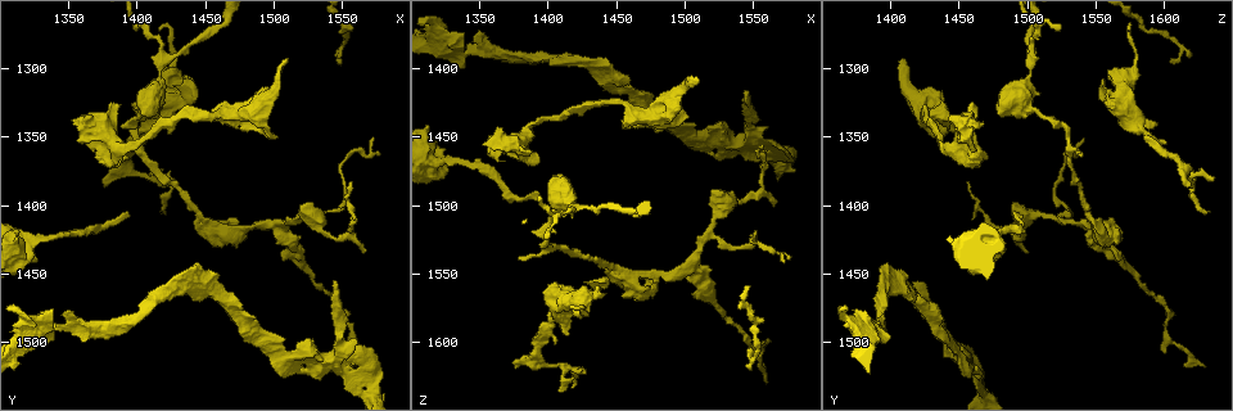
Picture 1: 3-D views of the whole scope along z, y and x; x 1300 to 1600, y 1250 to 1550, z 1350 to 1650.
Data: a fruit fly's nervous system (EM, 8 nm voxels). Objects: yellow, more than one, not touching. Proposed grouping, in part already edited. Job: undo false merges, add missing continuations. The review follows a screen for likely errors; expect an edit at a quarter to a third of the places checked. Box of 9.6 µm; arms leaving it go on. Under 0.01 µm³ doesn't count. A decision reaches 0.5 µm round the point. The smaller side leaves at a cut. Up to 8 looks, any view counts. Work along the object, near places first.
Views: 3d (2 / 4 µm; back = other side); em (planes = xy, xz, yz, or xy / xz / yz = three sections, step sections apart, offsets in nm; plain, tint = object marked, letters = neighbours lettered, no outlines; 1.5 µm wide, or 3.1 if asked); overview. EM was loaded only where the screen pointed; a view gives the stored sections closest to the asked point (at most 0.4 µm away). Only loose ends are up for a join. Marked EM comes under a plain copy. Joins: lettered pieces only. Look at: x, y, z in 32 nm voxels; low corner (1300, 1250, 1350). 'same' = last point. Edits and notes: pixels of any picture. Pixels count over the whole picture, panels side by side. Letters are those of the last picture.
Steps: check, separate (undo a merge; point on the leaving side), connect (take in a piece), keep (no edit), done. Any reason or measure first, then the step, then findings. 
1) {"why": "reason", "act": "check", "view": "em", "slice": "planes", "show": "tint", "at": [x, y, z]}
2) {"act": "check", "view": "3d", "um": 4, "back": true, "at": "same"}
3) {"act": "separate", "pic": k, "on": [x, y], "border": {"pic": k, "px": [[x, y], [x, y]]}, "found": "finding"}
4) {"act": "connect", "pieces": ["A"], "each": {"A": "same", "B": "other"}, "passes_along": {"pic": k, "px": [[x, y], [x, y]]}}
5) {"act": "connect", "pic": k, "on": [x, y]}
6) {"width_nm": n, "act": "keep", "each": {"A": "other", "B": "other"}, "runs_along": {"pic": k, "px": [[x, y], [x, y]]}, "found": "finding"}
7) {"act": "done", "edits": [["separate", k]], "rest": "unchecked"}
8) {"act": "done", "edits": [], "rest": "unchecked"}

{"act": "check", "view": "3d", "um": 4, "back": true, "at": [1410, 1326, 1502]}

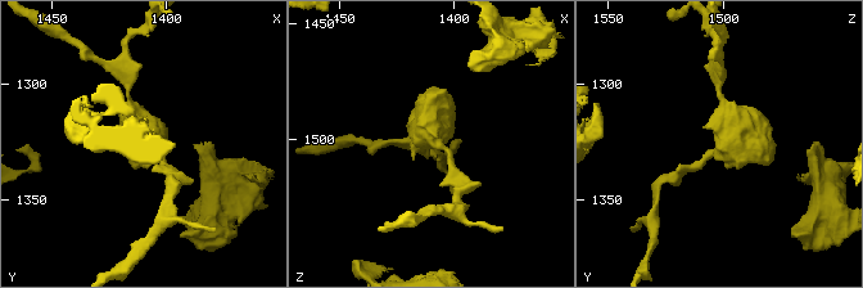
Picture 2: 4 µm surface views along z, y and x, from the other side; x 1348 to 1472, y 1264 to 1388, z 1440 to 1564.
{"why": "shape alone is not enough", "act": "check", "view": "em", "slice": "xz", "step": 4, "show": "tint", "at": [1410, 1330, 1500]}

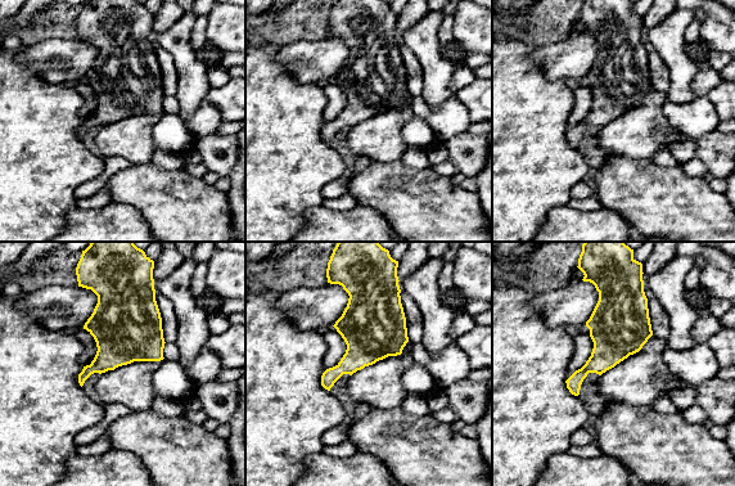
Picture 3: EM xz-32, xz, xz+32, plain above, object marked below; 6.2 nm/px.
{"why": "cut it another way", "act": "check", "view": "em", "slice": "planes", "show": "letters", "at": "same"}

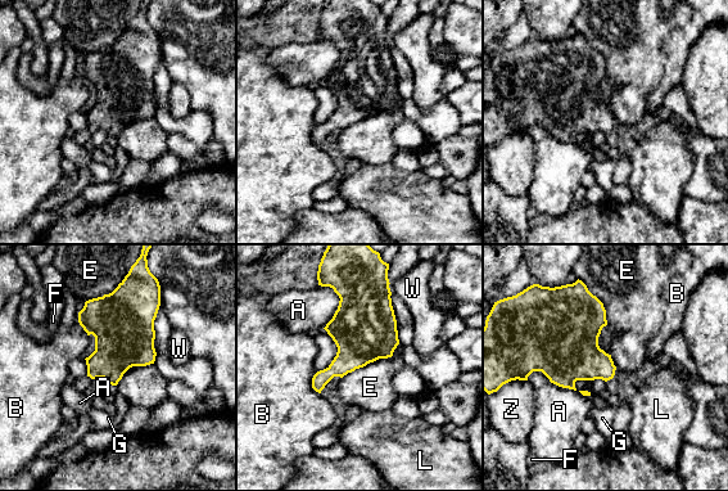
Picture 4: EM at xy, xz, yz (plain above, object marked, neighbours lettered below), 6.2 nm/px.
{"longest_contact_nm": ["E", 440], "act": "keep", "each": {"A": "other", "B": "other", "E": "other", "F": "other", "G": "other", "L": "other", "W": "other", "Z": "other"}, "border": {"pic": 4, "px": [[399, 343], [390, 356], [340, 378]]}, "found": "continuous, no second cell"}

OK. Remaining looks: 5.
{"why": "free end", "act": "check", "view": "em", "slice": "xz", "step": 4, "show": "letters", "at": [1542, 1454, 1420]}

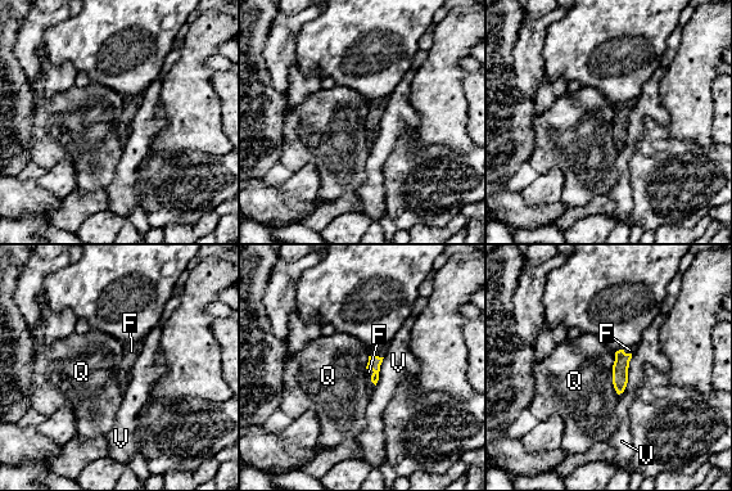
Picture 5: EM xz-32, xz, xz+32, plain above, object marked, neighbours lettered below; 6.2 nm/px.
{"width_nm": 80, "act": "connect", "pic": 5, "on": [369, 372], "each": {"F": "same", "Q": "other", "V": "other"}, "passes_along": {"pic": 5, "px": [[374, 363], [371, 375], [369, 372]]}, "found": "the cell continues"}

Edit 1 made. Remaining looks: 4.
{"why": "branch stops here", "act": "check", "view": "em", "slice": "xz", "step": 4, "show": "letters", "at": [1512, 1292, 1408]}

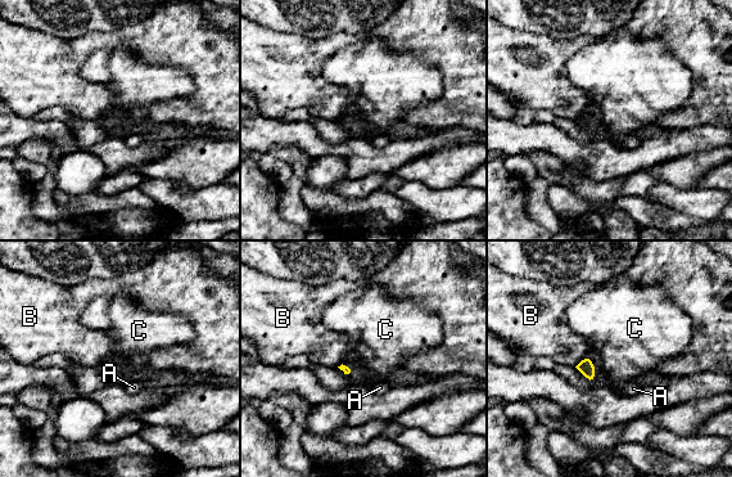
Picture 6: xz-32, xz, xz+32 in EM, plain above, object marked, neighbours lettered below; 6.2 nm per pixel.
{"act": "keep", "each": {"A": "other", "B": "other", "C": "other"}, "border": {"pic": 6, "px": [[584, 358], [575, 367]]}, "found": "none of them fits"}

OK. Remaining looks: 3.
{"act": "done", "edits": [["connect", 5]], "rest": "unchecked"}

